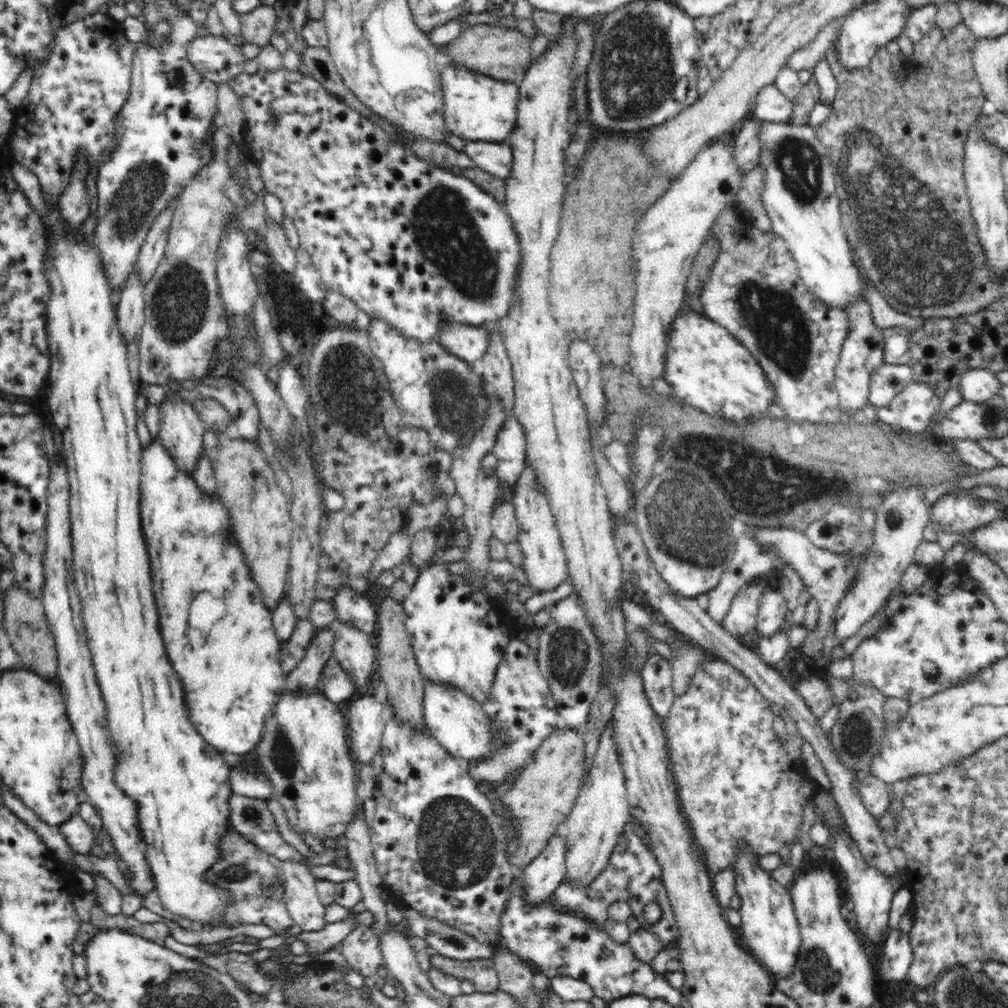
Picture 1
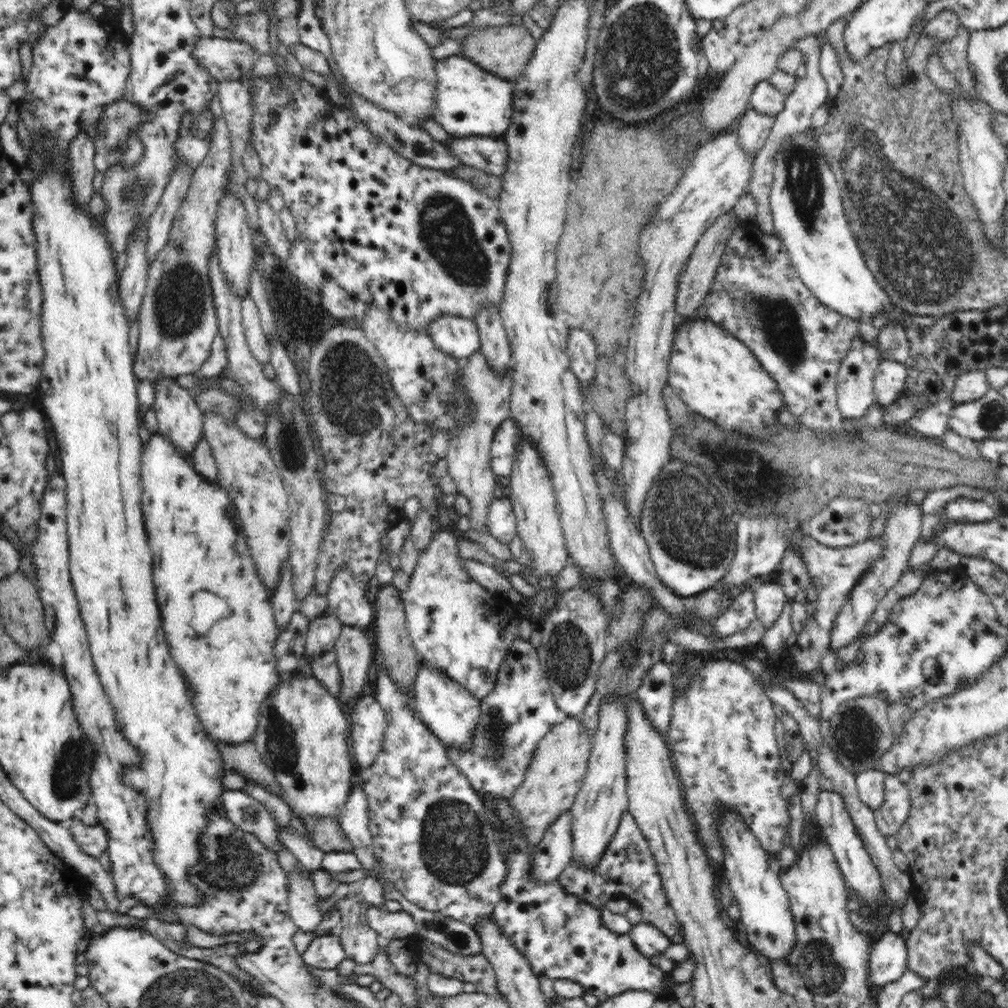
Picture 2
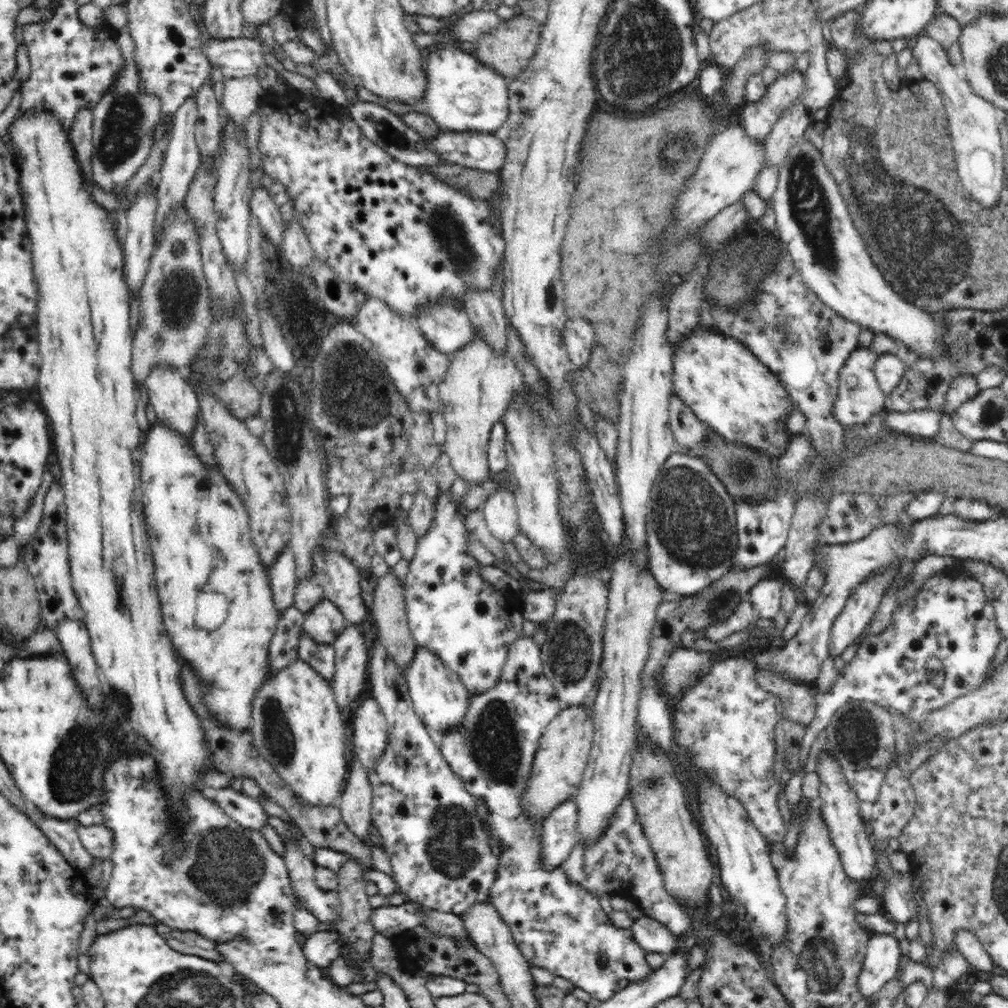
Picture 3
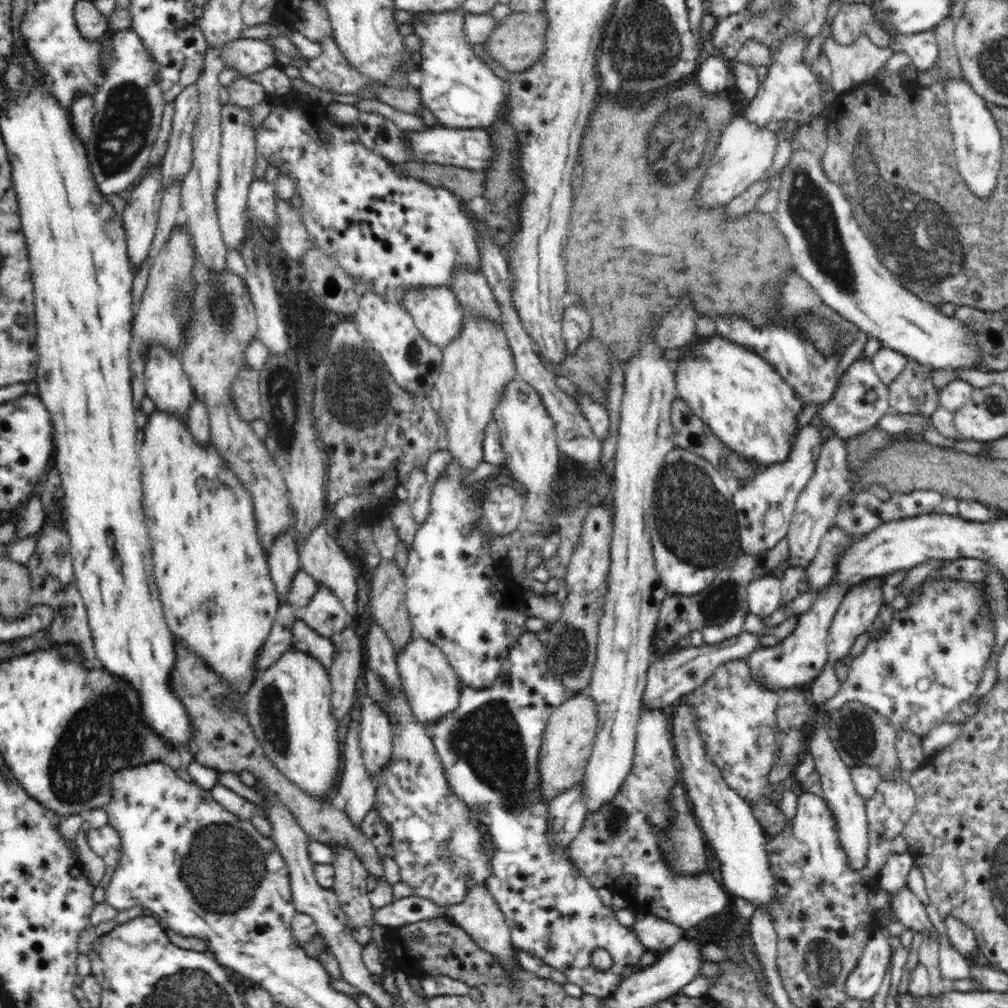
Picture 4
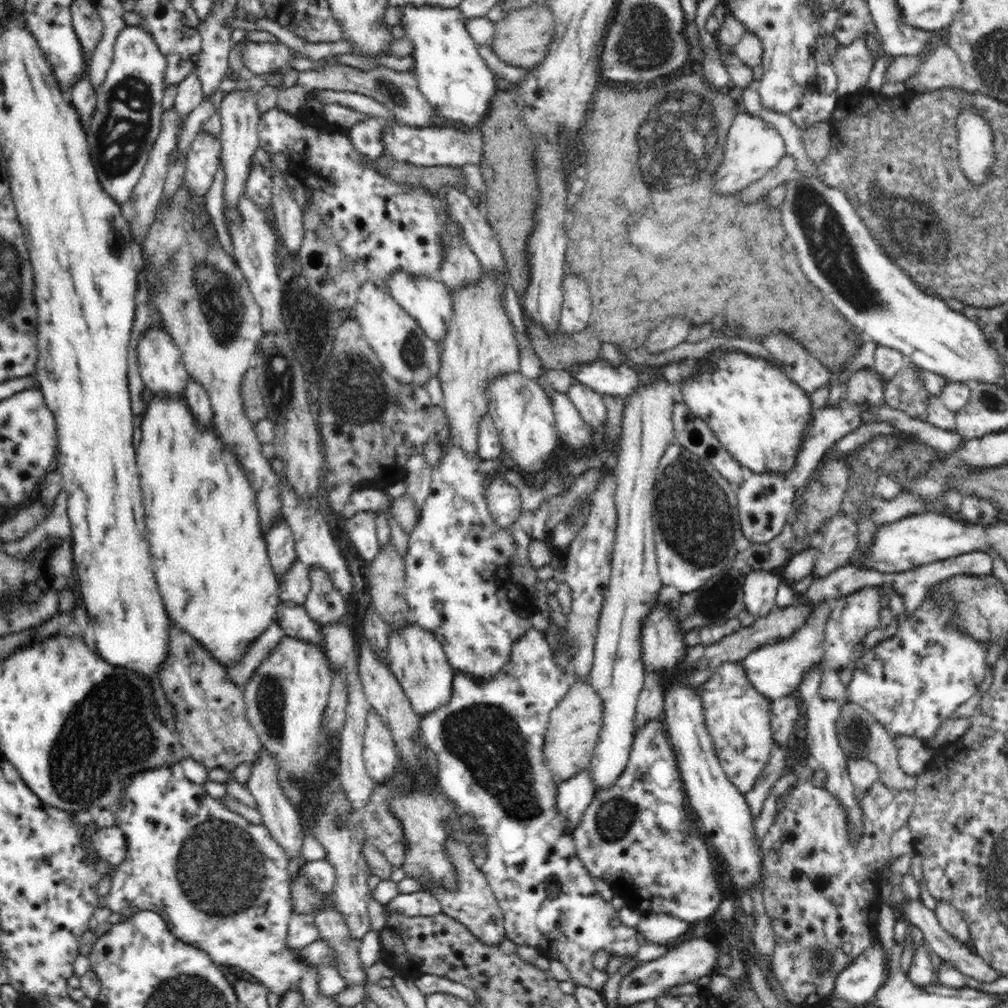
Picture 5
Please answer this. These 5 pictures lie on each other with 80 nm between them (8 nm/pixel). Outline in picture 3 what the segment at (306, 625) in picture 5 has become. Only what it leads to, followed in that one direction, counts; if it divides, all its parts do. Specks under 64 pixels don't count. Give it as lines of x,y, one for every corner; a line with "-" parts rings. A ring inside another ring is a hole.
305,631
300,636
298,646
299,658
317,670
329,683
334,678
335,650
333,645
318,644

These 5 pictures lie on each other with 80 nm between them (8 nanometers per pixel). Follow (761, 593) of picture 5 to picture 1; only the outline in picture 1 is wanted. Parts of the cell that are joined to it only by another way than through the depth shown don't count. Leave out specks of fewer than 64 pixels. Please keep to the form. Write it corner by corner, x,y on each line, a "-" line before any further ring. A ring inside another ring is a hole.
768,588
764,590
760,598
757,623
755,629
760,637
772,636
780,632
790,619
790,610
782,593
778,589

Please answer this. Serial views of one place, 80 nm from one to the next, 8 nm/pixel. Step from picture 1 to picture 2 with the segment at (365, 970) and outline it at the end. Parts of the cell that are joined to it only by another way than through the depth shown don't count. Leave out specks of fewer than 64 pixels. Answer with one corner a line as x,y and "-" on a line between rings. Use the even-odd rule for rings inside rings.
356,892
337,901
341,912
338,935
348,964
370,964
378,954
379,934
369,925
366,918
368,905

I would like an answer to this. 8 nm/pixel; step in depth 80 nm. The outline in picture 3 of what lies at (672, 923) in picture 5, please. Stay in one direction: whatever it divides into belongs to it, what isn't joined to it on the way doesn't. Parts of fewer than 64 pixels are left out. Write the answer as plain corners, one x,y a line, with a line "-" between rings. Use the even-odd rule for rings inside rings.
646,915
634,920
630,929
634,940
646,953
658,952
667,956
680,939
680,936
672,934
663,924

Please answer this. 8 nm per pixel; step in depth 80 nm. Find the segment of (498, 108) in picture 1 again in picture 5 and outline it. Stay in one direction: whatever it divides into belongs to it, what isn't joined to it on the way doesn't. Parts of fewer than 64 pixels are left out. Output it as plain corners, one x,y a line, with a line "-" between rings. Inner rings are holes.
400,6
401,24
406,38
414,45
413,73
417,74
420,92
427,98
430,106
436,111
440,119
460,122
464,126
474,127
482,122
482,118
490,110
490,102
496,94
496,76
486,65
478,53
478,44
470,37
466,29
467,18
459,7
444,6

